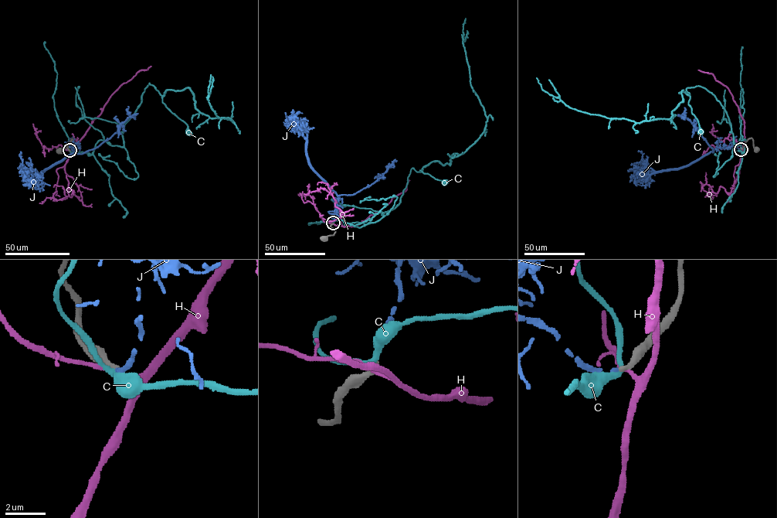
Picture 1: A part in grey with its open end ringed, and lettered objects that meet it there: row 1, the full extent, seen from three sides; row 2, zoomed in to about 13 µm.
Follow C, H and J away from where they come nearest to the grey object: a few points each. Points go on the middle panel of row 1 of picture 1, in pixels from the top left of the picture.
C: (333, 223), (342, 219), (360, 227), (378, 221), (383, 216), (381, 214), (400, 202), (412, 168), (444, 182)
H: (333, 223), (351, 226), (361, 223), (404, 191), (409, 180)
J: (333, 223), (337, 197), (310, 163), (306, 139), (288, 122), (285, 124), (286, 120)

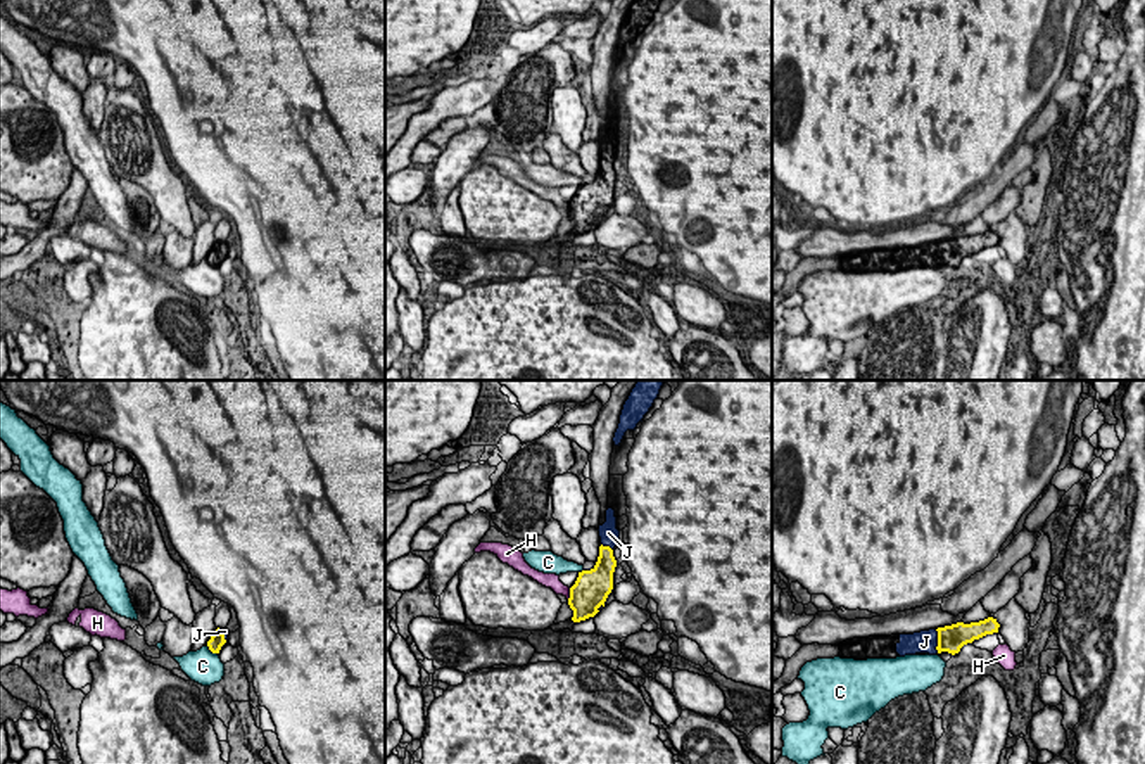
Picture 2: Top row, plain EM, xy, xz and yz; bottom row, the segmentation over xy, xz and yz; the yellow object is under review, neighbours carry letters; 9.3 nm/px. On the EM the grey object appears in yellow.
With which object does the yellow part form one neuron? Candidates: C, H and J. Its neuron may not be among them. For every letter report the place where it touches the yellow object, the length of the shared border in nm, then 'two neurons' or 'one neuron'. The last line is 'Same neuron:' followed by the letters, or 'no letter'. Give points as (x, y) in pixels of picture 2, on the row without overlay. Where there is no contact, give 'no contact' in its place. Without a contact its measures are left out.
C: xy (211, 263) | 130 nm | two neurons
H: xz (570, 206) | 140 nm | two neurons
J: yz (938, 254) | 220 nm | one neuron
Same neuron: J

